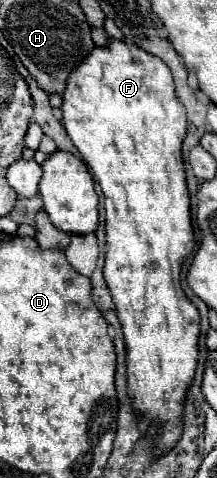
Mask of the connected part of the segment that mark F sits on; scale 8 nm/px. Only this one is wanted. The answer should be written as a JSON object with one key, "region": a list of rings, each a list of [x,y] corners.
{"region":[[[110,37],[106,47],[94,47],[70,73],[62,95],[62,113],[66,133],[106,197],[104,279],[114,297],[116,313],[124,331],[128,353],[128,393],[136,401],[134,409],[138,409],[140,415],[160,419],[158,431],[162,437],[156,453],[166,453],[166,449],[170,449],[182,433],[182,397],[194,377],[200,333],[198,309],[180,287],[182,261],[194,247],[190,197],[180,149],[186,135],[186,109],[176,99],[172,73],[160,57]]]}

